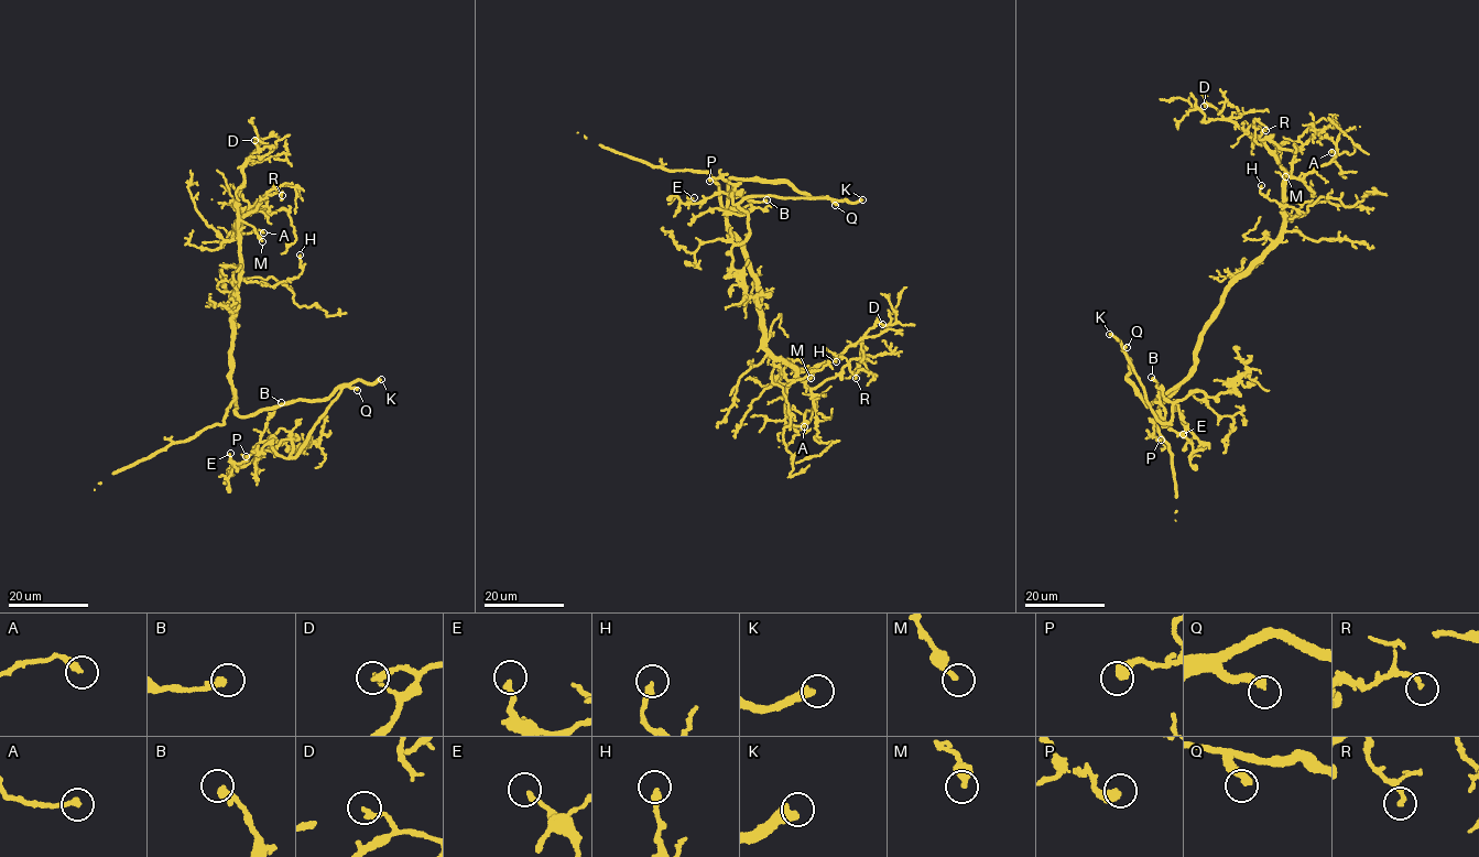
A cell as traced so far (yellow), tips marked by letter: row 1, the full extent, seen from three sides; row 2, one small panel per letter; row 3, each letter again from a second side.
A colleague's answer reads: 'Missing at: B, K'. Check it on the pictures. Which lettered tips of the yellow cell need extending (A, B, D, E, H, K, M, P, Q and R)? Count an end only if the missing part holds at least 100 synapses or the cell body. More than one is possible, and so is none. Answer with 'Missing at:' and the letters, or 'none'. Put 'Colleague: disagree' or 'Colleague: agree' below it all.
Missing at: K, Q
Colleague: disagree

